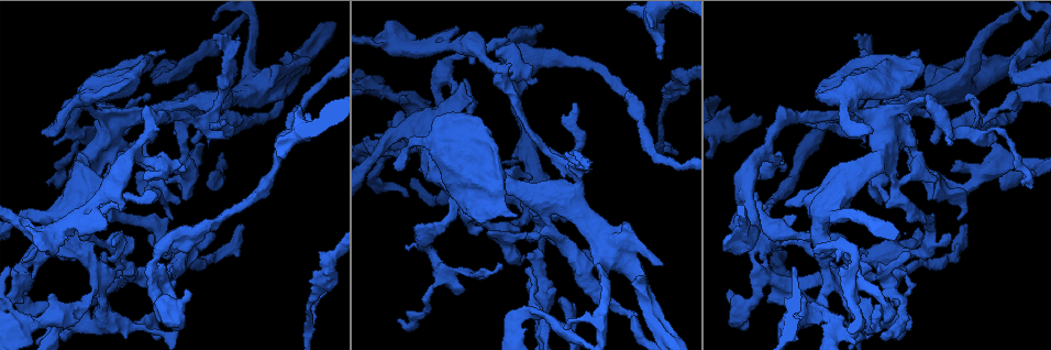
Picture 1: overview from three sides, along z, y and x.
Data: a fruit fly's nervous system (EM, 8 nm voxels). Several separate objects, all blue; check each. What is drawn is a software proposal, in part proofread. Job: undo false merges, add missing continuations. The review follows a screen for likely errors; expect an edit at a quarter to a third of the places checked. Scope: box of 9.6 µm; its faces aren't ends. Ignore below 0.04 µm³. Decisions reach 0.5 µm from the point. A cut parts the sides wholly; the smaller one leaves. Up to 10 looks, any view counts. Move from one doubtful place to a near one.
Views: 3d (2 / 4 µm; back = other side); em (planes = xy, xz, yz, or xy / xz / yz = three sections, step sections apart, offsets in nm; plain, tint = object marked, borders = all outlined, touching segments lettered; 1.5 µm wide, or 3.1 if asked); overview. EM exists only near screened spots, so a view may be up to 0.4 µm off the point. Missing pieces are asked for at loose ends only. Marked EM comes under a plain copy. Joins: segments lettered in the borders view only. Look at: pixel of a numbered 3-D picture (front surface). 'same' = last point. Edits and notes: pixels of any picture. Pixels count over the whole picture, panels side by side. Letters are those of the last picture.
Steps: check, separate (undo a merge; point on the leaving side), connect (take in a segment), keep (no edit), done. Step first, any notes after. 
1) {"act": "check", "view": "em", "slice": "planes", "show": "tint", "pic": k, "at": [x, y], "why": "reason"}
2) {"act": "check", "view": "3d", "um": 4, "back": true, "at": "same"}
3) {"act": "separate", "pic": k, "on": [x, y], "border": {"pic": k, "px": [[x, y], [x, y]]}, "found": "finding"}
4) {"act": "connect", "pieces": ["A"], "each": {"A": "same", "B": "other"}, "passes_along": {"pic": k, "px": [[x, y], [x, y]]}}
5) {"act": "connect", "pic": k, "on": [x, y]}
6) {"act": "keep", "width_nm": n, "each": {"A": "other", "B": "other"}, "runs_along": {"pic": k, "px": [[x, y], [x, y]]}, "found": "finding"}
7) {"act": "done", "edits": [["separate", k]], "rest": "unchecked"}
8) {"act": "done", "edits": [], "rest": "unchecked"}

{"act": "check", "view": "3d", "um": 4, "back": true, "pic": 1, "at": [665, 149], "why": "an open end"}

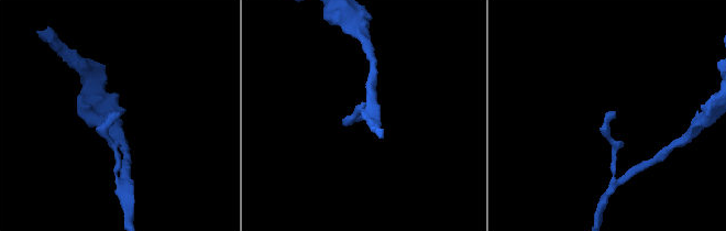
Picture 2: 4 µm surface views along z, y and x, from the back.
{"act": "check", "view": "em", "slice": "planes", "show": "borders", "pic": 2, "at": [614, 111], "why": "need the tissue"}

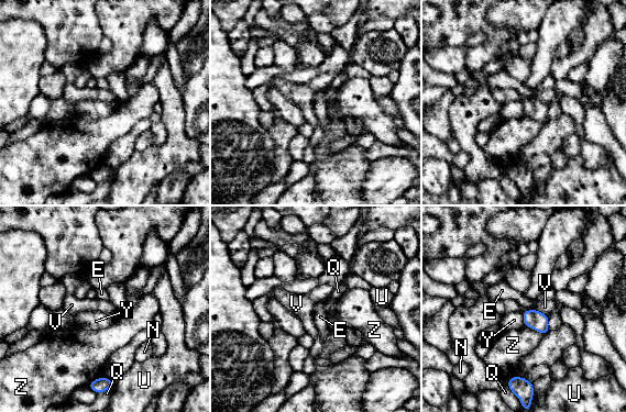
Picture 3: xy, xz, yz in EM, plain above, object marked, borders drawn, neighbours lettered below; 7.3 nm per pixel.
{"act": "keep", "width_nm": 140, "each": {"E": "other", "N": "other", "Q": "other", "U": "other", "V": "other", "Y": "other", "Z": "other"}, "border": {"pic": 3, "px": [[528, 309], [533, 310]]}, "found": "no lettered segment goes on from it"}

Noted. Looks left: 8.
{"act": "check", "view": "em", "slice": "planes", "show": "borders", "pic": 1, "at": [760, 116], "why": "branch stops here"}

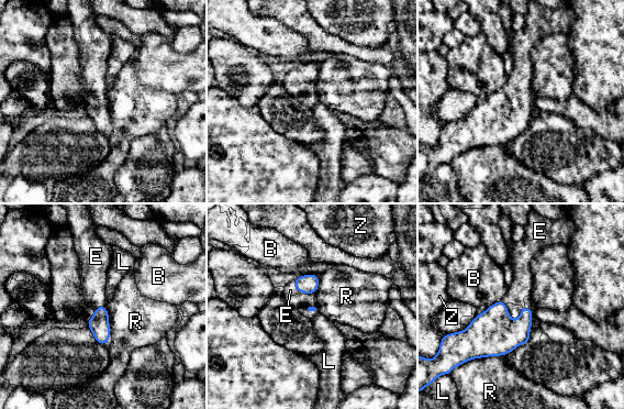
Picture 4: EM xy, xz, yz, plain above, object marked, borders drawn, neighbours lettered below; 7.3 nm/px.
{"act": "connect", "pieces": ["E"], "each": {"B": "other", "E": "same", "L": "other", "R": "other", "Z": "other"}, "found": "the cell continues"}

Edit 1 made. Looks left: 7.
{"act": "check", "view": "em", "slice": "yz", "step": 8, "show": "tint", "pic": 1, "at": [873, 129], "why": "an open end"}

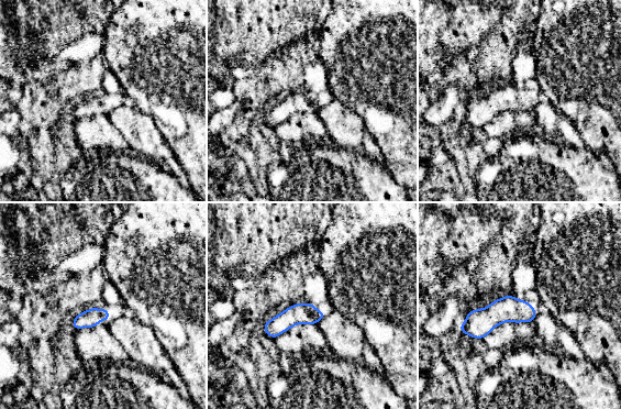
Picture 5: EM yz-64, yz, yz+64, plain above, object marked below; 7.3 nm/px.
{"act": "check", "view": "em", "slice": "planes", "show": "borders", "at": "same"}

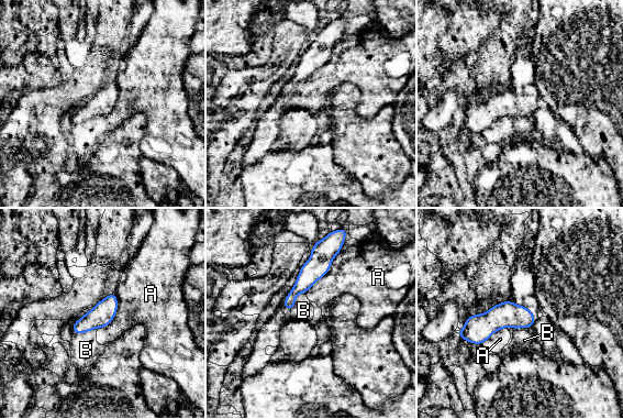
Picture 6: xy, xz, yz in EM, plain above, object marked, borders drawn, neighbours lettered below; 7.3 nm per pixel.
{"act": "keep", "longest_contact_nm": ["A", 280], "each": {"A": "other", "B": "other"}, "border": {"pic": 6, "px": [[115, 294], [115, 316], [102, 328]]}, "found": "none of them fits"}

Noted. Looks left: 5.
{"act": "done", "edits": [["connect", 4]], "rest": "unchecked"}

